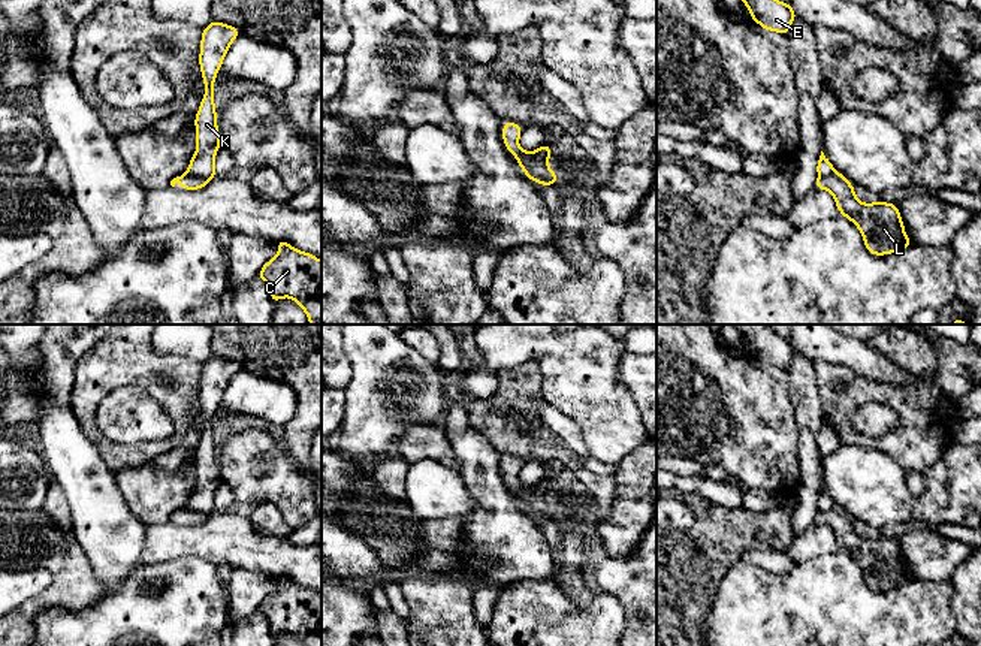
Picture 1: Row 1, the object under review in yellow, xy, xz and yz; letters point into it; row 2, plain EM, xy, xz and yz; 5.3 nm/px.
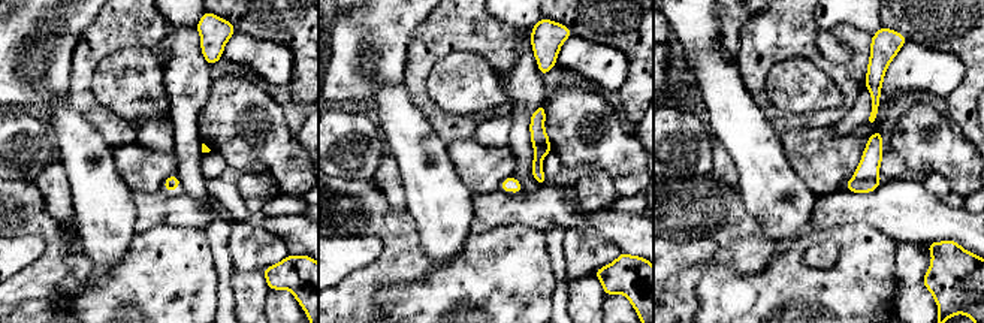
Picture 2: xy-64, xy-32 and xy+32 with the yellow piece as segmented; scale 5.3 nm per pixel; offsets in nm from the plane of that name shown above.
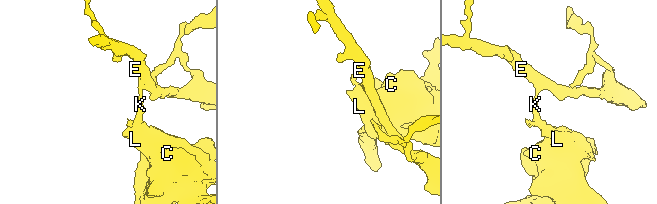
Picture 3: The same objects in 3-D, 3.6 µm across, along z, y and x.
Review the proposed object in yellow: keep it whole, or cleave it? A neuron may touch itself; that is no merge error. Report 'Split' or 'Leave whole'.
Split

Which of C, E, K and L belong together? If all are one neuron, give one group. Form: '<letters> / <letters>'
C L / E K

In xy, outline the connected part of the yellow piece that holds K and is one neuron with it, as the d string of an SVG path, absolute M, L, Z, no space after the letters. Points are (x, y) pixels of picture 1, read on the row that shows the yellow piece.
M215 19L202 30L199 66L205 82L205 96L194 117L197 147L187 167L187 175L203 178L208 182L217 176L215 154L221 147L214 103L214 81L230 45L238 36L236 27Z

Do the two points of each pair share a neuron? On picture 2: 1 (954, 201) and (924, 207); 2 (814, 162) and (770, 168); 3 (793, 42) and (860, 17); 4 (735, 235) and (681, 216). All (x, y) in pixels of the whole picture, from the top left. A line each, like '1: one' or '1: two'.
1: two
2: two
3: two
4: one

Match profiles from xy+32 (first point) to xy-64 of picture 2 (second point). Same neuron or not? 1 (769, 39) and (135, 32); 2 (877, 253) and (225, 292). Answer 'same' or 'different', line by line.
1: same
2: different

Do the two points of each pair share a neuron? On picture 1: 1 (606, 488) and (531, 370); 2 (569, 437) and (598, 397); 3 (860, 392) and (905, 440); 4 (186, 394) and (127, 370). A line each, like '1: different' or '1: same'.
1: same
2: different
3: same
4: same

